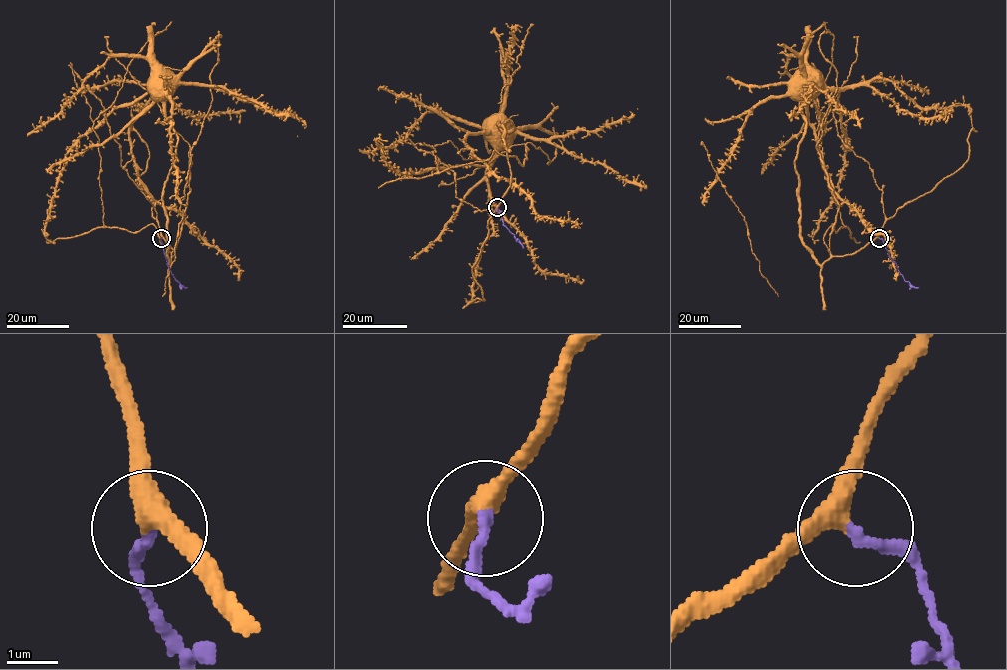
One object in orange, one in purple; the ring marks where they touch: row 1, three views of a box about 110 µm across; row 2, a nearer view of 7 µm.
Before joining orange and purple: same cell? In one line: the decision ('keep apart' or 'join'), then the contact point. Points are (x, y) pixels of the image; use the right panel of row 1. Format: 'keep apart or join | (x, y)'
join | (879, 238)

